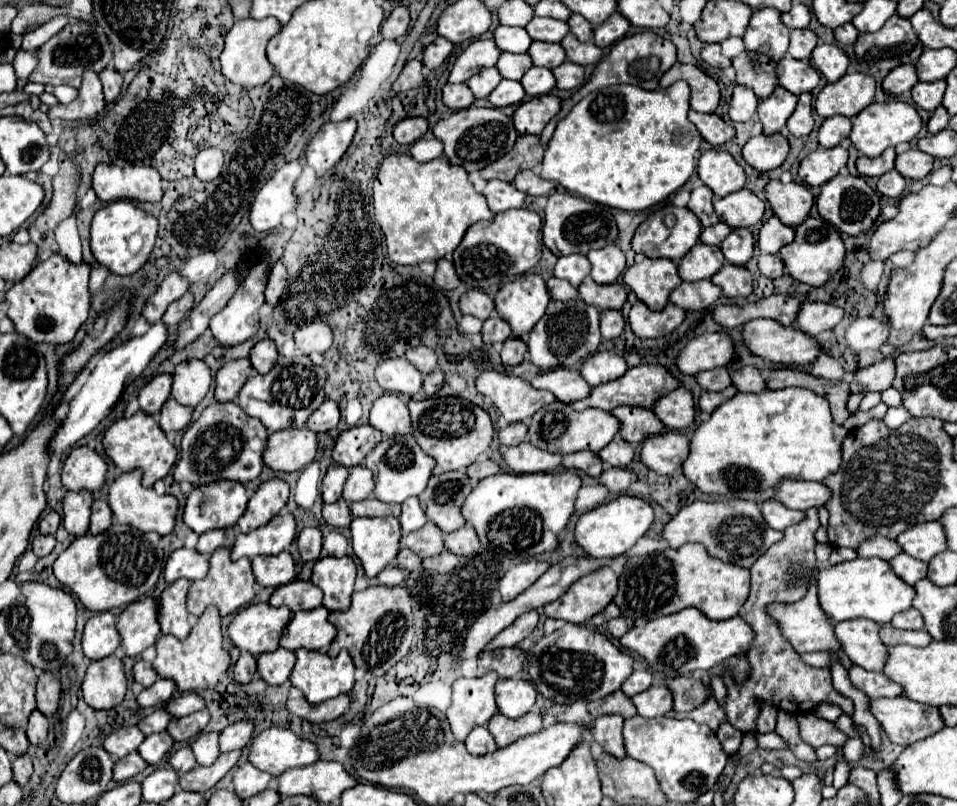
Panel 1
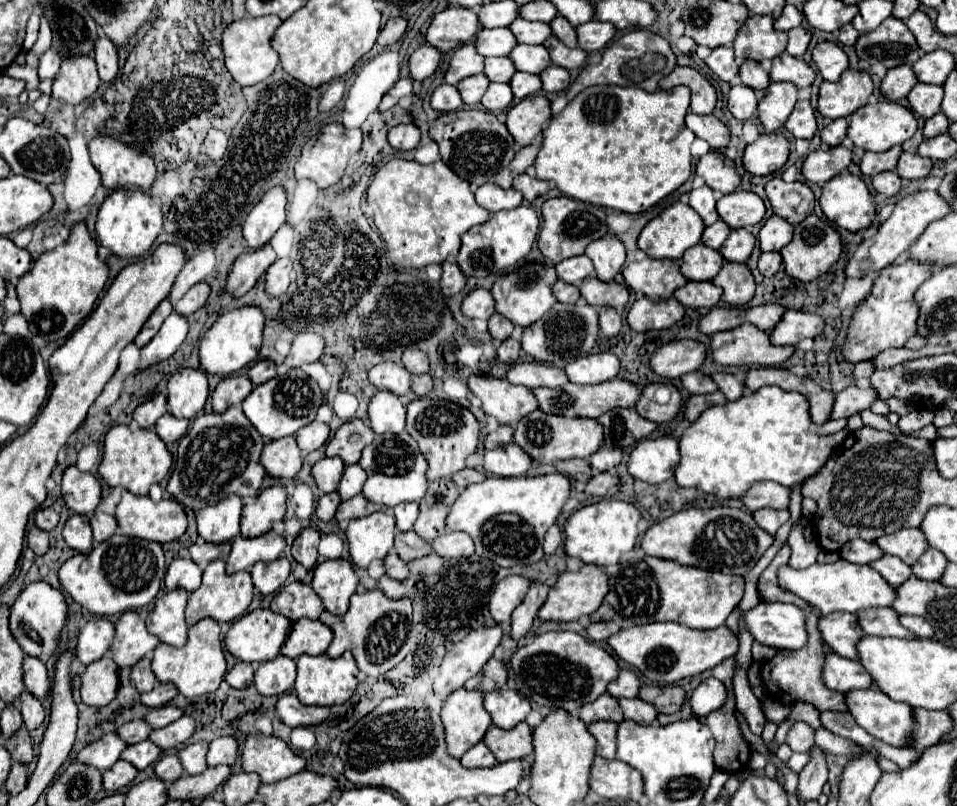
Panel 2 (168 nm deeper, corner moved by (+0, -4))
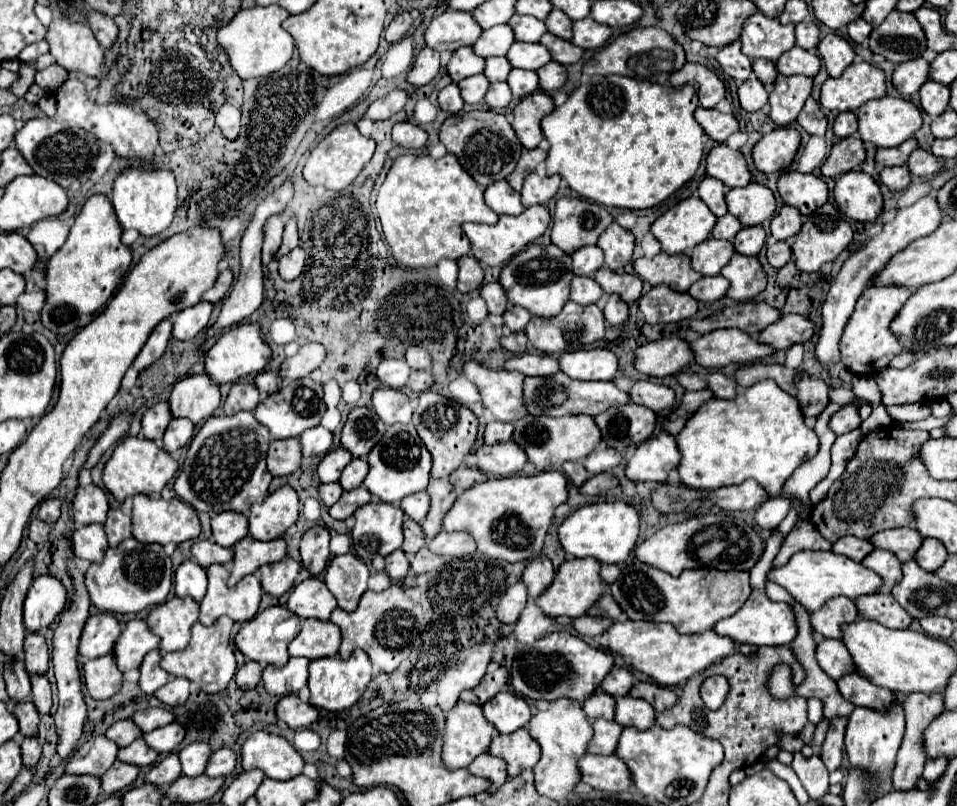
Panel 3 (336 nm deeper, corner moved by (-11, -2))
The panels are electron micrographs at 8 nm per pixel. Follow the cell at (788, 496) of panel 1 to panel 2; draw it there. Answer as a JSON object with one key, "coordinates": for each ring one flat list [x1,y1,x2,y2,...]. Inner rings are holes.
{"coordinates":[[762,482,752,484,750,492,746,496,738,498,750,512,756,512,760,508,788,508,790,502,790,488,774,484,774,482]]}

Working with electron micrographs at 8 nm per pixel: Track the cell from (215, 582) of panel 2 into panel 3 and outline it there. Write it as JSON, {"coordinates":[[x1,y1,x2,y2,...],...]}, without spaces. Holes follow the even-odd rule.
{"coordinates":[[213,564,207,568,209,588,201,600,199,622,211,626,219,616,229,616,235,622,247,622,257,614,261,602,261,582,257,576,245,576,235,586,229,586,229,568]]}

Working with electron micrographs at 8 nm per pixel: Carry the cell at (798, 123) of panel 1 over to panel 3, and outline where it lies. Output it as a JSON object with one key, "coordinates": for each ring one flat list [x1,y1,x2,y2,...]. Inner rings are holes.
{"coordinates":[[807,98,803,110,799,112,797,122,803,126,805,132,817,134,817,136,825,136,825,130,827,130,827,116,823,114,821,106,819,106,813,98]]}

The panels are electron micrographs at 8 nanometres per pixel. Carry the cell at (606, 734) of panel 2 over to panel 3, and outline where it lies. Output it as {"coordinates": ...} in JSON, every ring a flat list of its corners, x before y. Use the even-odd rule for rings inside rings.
{"coordinates":[[595,720,593,722,593,742,589,742,589,754,615,754,623,726,609,720]]}

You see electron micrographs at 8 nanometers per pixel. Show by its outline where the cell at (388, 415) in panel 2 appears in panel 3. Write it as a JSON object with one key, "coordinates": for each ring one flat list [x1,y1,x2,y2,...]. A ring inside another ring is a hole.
{"coordinates":[[377,388,373,392,373,408,377,412,377,416,385,422,385,424,395,424,395,422,403,422,409,424,411,422,411,400,403,390,395,390,395,388]]}

